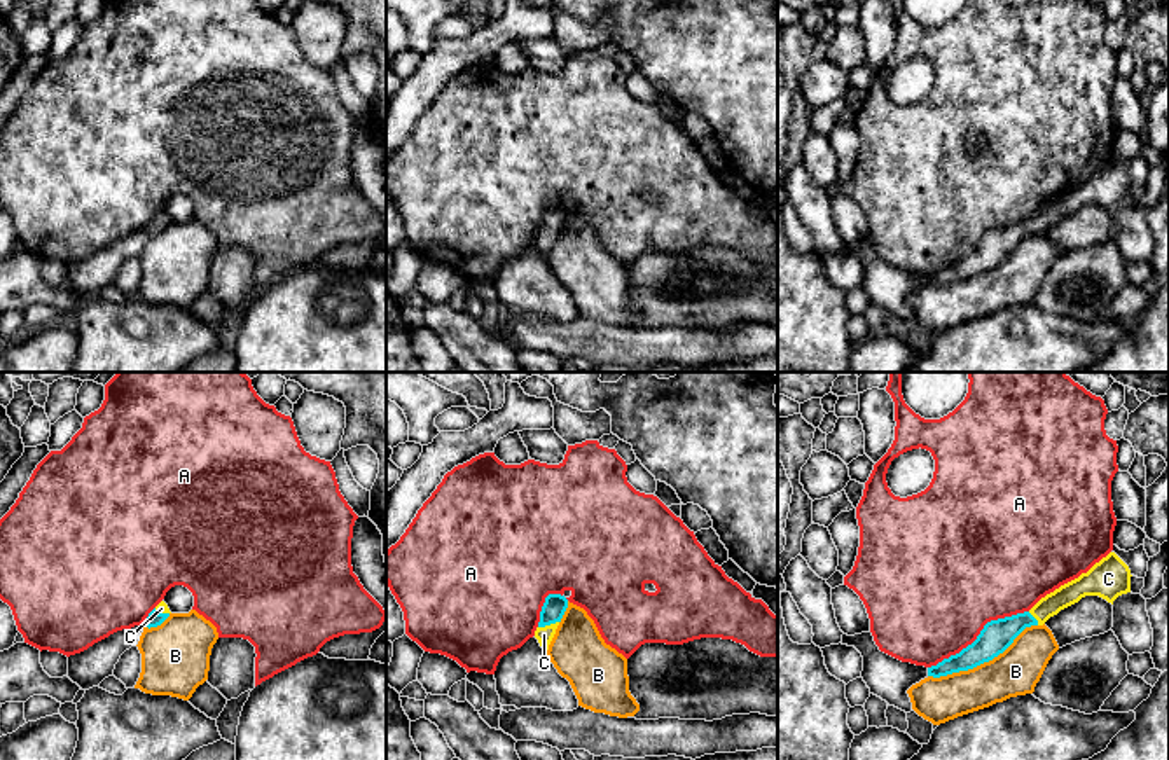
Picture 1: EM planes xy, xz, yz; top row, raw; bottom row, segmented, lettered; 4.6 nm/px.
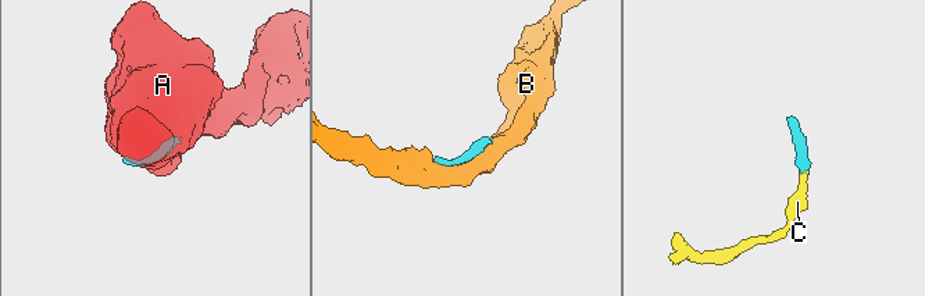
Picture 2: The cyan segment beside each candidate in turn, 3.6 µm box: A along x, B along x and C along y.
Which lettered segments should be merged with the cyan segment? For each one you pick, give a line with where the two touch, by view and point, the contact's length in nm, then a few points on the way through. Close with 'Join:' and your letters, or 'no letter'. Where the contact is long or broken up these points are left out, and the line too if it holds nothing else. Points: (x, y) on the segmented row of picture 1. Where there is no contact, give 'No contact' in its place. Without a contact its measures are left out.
C: Touches cyan at xz (547, 624). Shared border 100 nm. Path across: xz (554, 607), (547, 624), (544, 635)
Join: C

